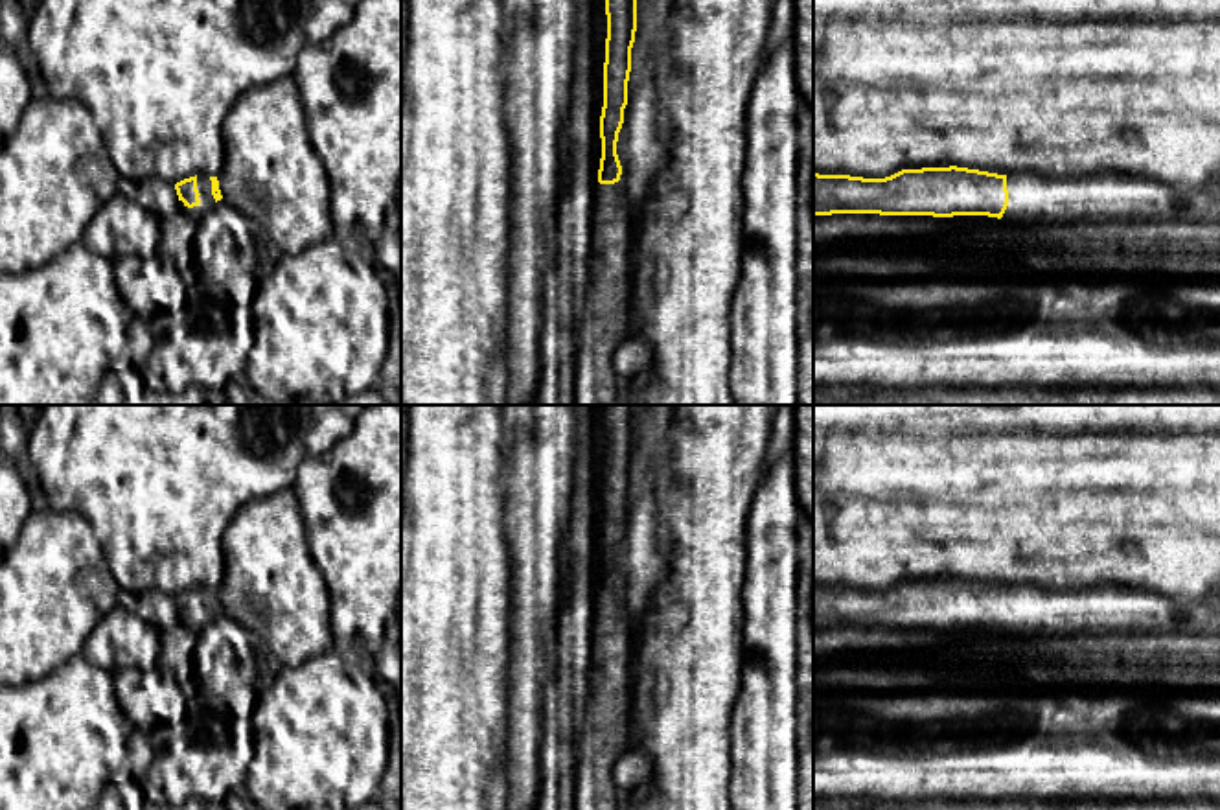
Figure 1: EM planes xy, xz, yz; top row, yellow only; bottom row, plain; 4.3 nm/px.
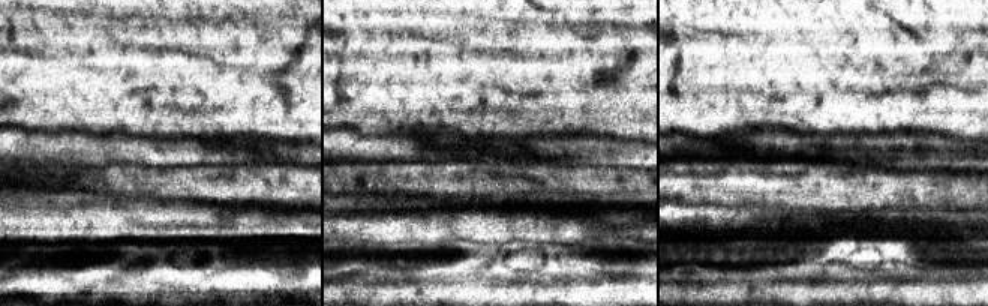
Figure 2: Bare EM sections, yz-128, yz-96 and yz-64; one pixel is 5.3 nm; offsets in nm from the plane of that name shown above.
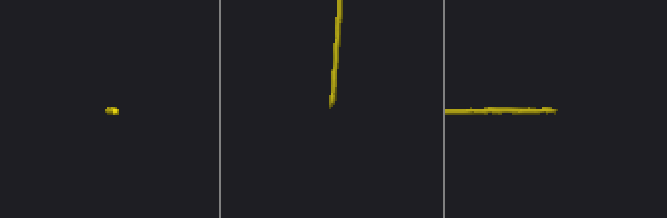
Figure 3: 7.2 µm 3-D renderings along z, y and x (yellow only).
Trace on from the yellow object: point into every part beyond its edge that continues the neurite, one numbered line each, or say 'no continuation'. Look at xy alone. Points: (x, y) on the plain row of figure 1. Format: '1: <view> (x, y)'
1: xy (203, 593)

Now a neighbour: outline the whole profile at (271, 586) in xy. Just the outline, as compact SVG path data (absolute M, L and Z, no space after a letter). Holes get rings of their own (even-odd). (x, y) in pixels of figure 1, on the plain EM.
M293 488L239 508L223 534L223 552L221 613L259 635L282 666L298 666L333 650L329 591L311 556Z

